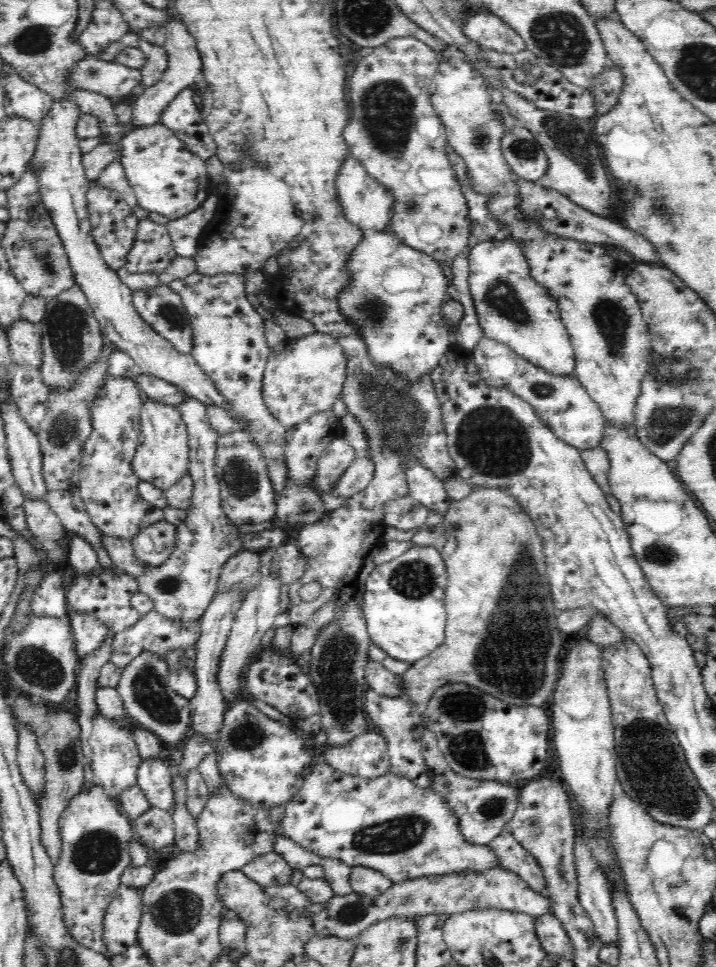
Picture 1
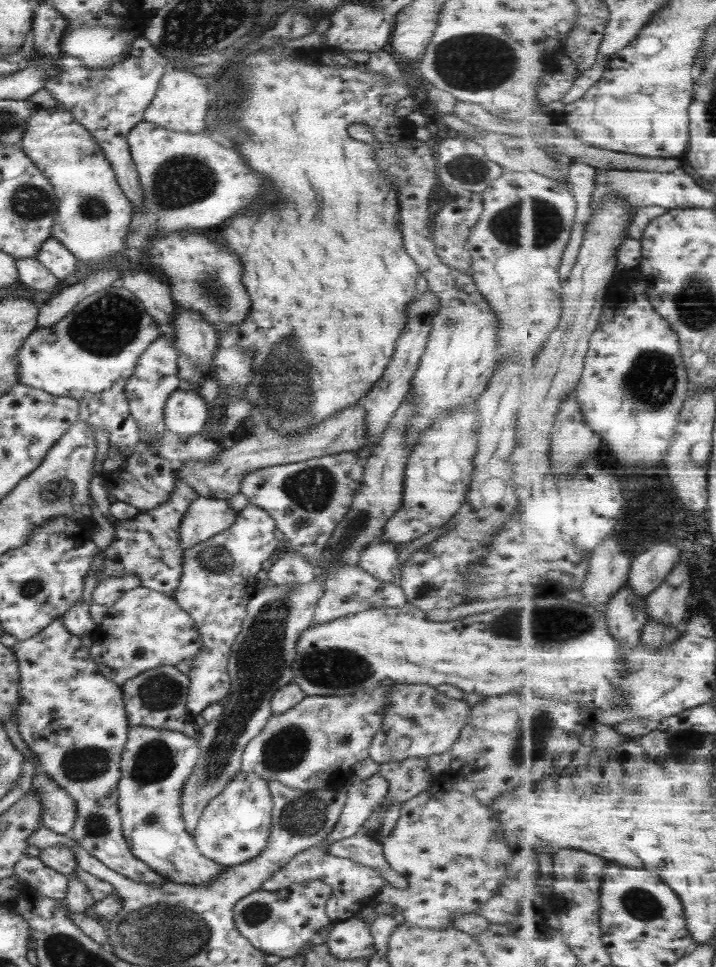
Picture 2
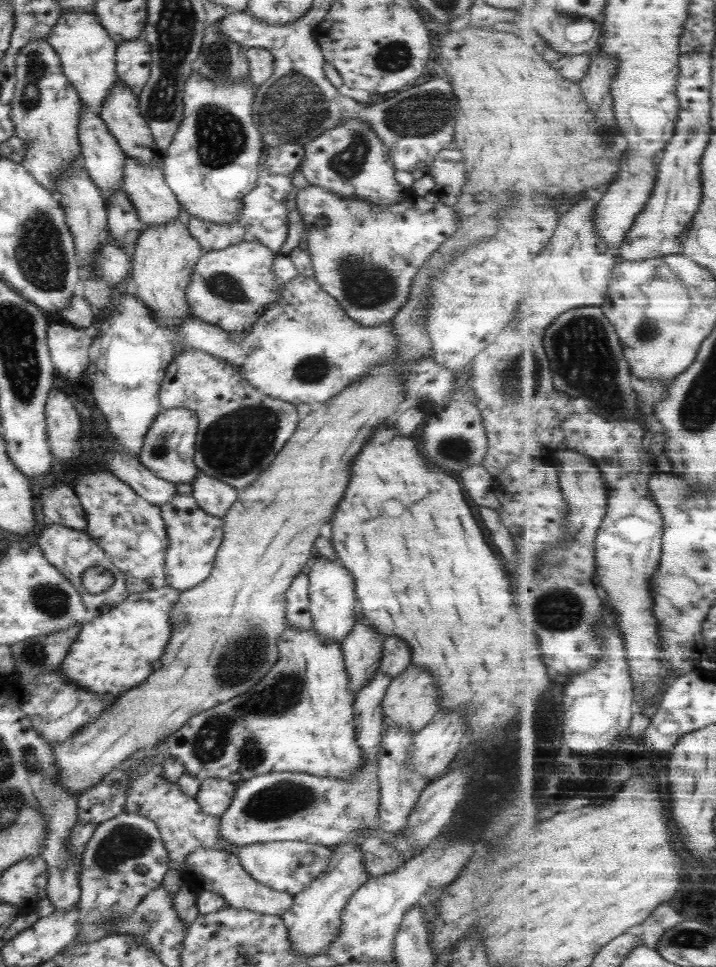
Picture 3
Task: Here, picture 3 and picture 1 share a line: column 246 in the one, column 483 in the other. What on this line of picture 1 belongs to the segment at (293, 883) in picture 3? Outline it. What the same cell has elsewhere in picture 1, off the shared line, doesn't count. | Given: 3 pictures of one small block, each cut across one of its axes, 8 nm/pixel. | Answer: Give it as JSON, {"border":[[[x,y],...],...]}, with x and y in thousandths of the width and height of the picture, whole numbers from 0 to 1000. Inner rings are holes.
{"border":[[[440,783],[439,796],[436,800],[430,802],[427,809],[422,812],[422,815],[413,820],[413,823],[402,829],[397,845],[392,847],[392,853],[395,860],[402,863],[411,871],[415,871],[422,877],[433,879],[433,881],[444,882],[447,885],[455,887],[472,887],[480,893],[486,893],[490,898],[497,896],[506,896],[514,899],[525,900],[535,906],[539,906],[549,914],[559,912],[567,912],[570,910],[584,910],[584,908],[598,908],[601,906],[645,906],[645,904],[676,904],[682,900],[690,900],[690,898],[698,898],[696,884],[690,881],[690,878],[684,874],[662,874],[656,873],[640,855],[640,845],[627,836],[627,832],[619,828],[619,825],[609,819],[598,816],[581,813],[570,805],[561,805],[552,802],[550,800],[535,801],[529,805],[520,805],[514,807],[511,805],[503,805],[490,802],[489,800],[478,799],[466,794],[461,793],[453,787]]]}

